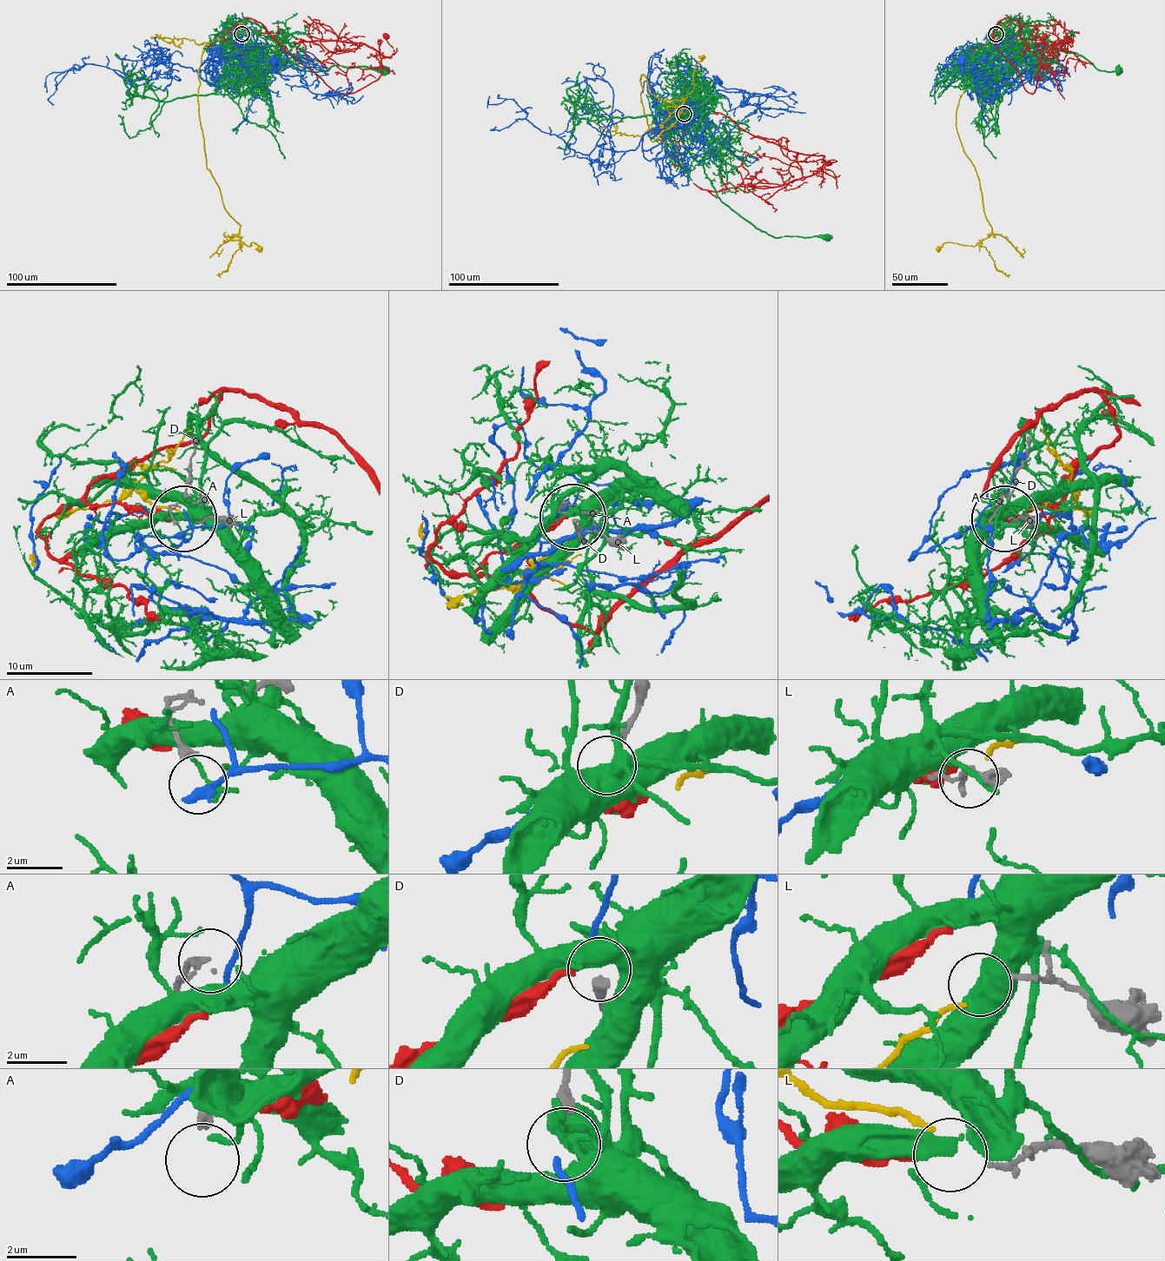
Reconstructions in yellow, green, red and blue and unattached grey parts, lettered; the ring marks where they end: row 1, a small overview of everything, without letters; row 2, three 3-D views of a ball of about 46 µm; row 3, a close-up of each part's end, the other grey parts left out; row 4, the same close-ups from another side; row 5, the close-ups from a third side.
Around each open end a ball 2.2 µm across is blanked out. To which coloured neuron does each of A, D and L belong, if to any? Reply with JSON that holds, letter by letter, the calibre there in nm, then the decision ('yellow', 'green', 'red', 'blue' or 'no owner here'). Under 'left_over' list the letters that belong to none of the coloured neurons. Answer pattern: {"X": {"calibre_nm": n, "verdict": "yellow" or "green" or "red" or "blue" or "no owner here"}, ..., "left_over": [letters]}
{"A": {"calibre_nm": 280, "verdict": "no owner here"}, "D": {"calibre_nm": 360, "verdict": "blue"}, "L": {"calibre_nm": 180, "verdict": "yellow"}, "left_over": ["A"]}

